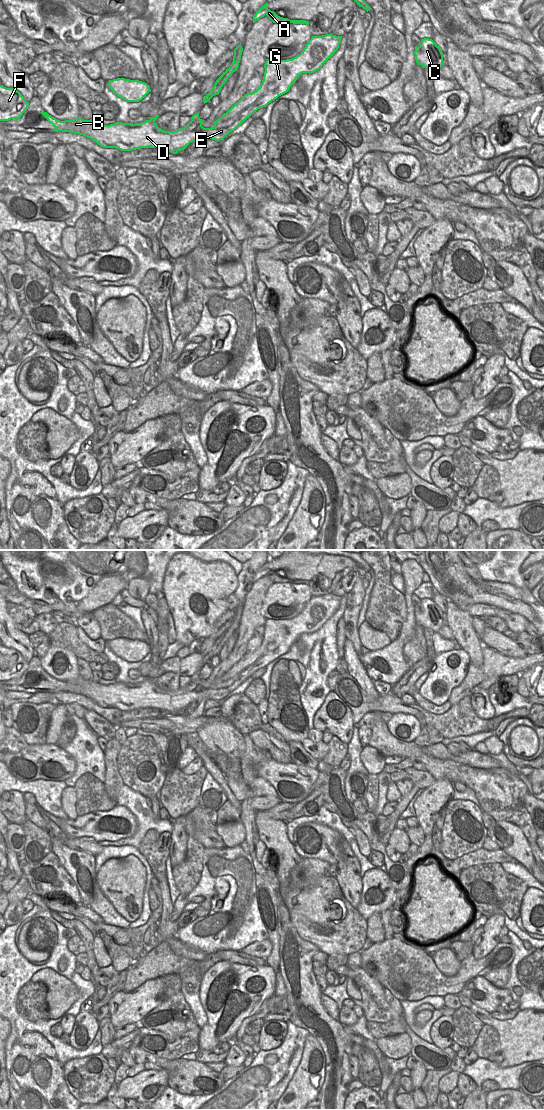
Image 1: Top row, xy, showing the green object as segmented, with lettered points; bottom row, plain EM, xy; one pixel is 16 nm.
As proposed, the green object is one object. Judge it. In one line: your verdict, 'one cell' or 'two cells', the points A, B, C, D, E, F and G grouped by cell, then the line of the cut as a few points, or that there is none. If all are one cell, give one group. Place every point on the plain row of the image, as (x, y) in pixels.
two cells; groups A / B C D E F G; cut xy (201, 679), (190, 682)

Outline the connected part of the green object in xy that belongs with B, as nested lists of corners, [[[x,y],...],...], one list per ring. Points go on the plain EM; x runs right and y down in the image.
[[[332,593],[312,596],[303,611],[292,619],[266,619],[260,647],[252,653],[245,654],[217,679],[211,688],[204,688],[204,680],[197,680],[189,682],[177,691],[165,691],[155,683],[158,675],[148,677],[148,680],[141,683],[116,682],[101,685],[92,680],[84,680],[80,676],[77,679],[60,681],[47,672],[40,673],[55,687],[52,690],[83,695],[103,708],[132,711],[150,707],[177,714],[195,701],[224,700],[258,669],[266,667],[287,653],[302,633],[314,633],[319,630],[338,610],[341,599],[342,596]]]

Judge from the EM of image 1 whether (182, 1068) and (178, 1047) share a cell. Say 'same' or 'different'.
different

